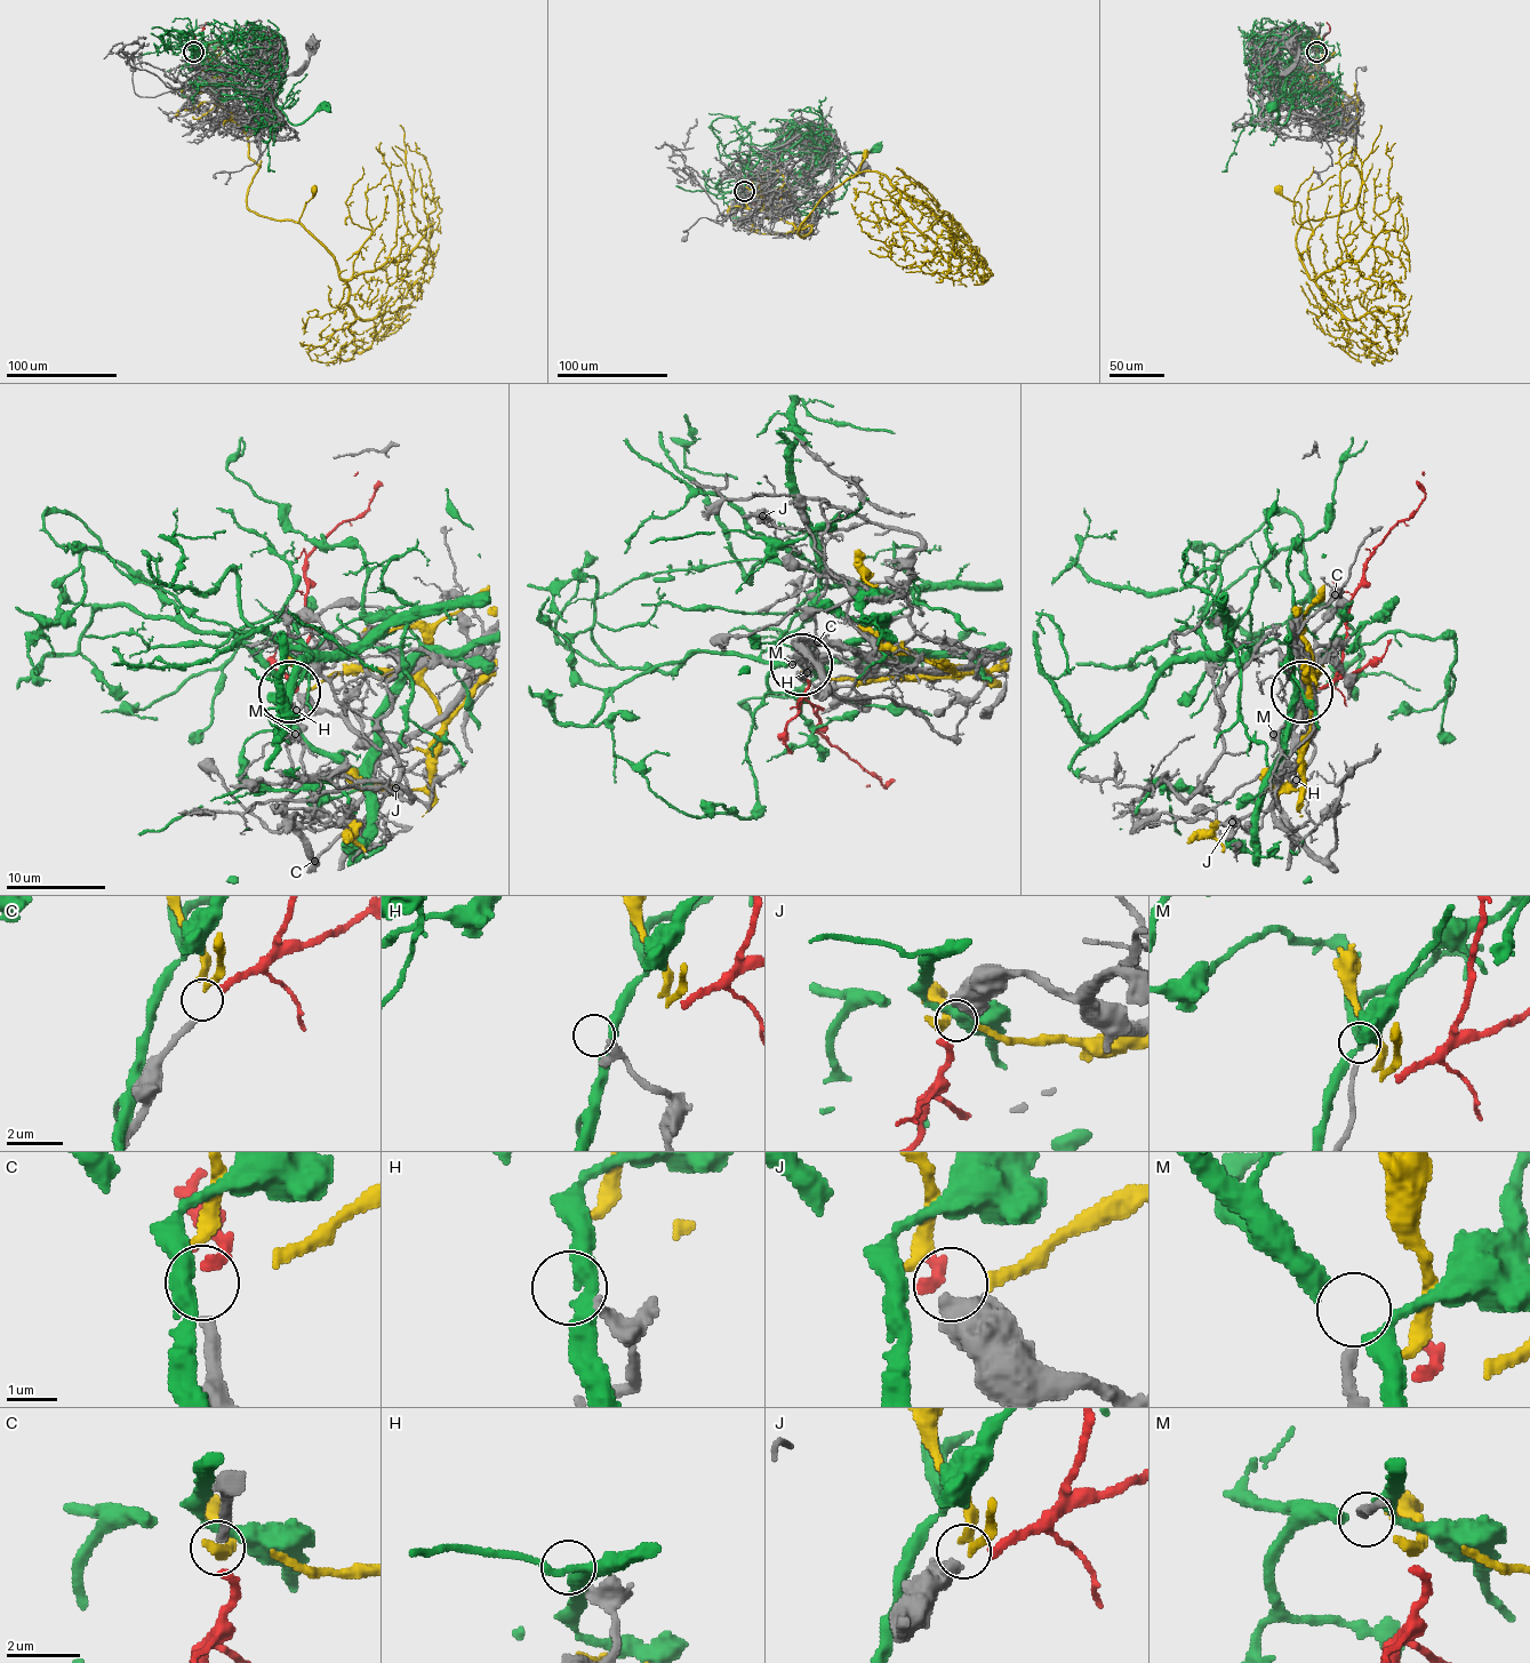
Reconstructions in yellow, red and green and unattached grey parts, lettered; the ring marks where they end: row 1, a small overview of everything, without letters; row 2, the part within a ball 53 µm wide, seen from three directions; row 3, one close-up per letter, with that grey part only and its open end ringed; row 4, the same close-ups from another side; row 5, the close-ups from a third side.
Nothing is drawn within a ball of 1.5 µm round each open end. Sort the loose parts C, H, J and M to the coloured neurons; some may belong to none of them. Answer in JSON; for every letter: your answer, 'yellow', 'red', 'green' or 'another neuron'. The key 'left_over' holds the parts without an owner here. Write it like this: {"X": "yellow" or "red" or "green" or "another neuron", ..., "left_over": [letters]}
{"C": "red", "H": "another neuron", "J": "another neuron", "M": "another neuron", "left_over": ["H", "J", "M"]}

